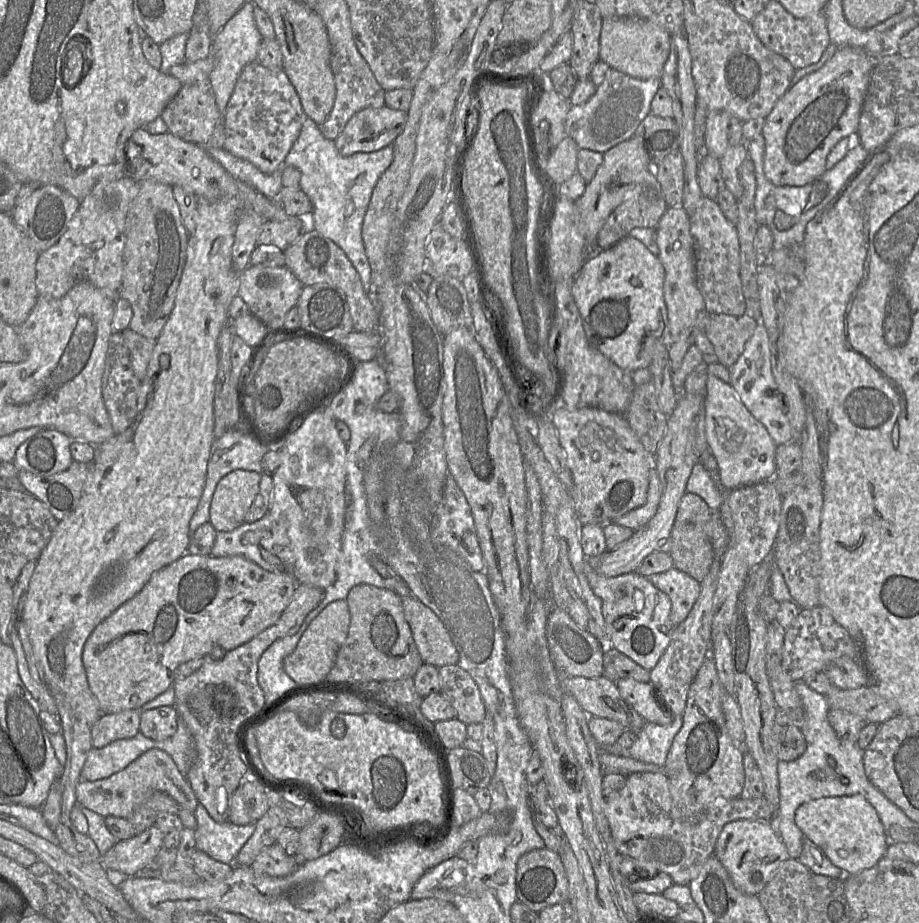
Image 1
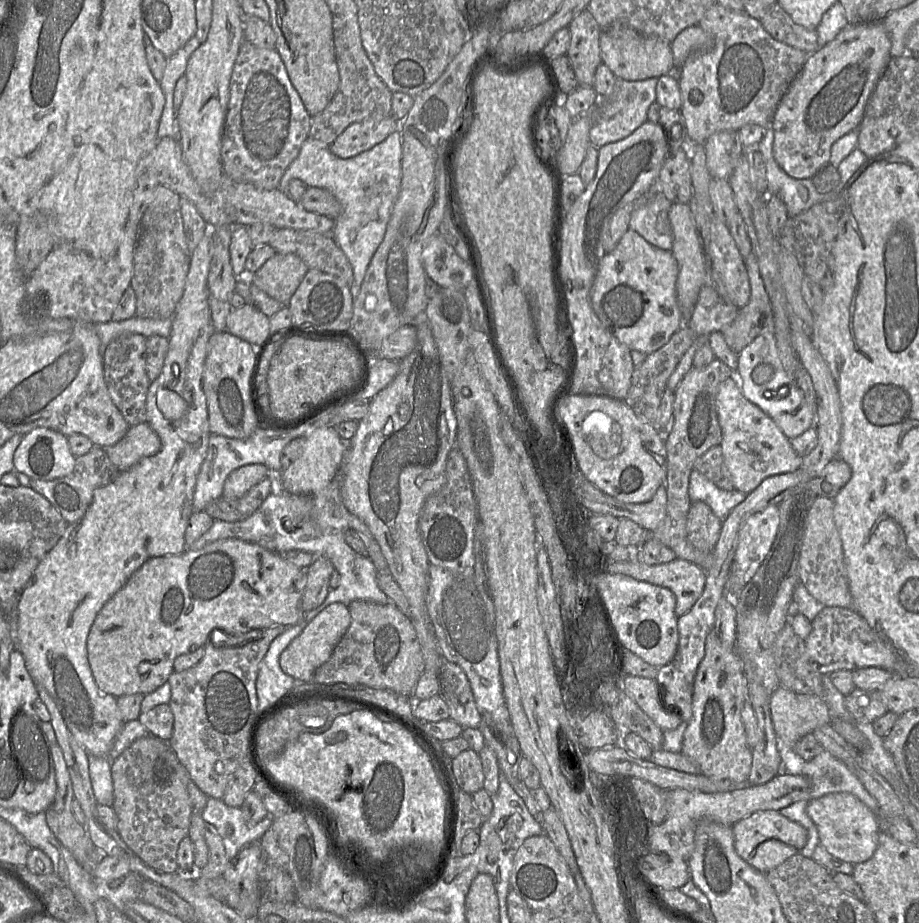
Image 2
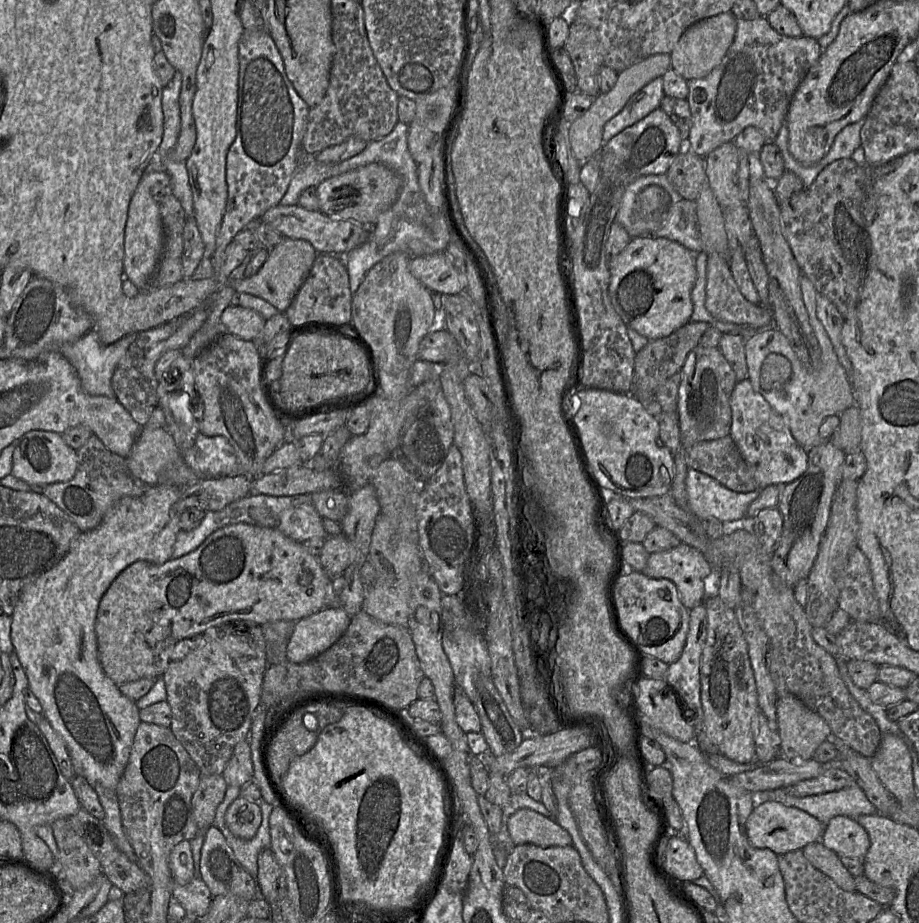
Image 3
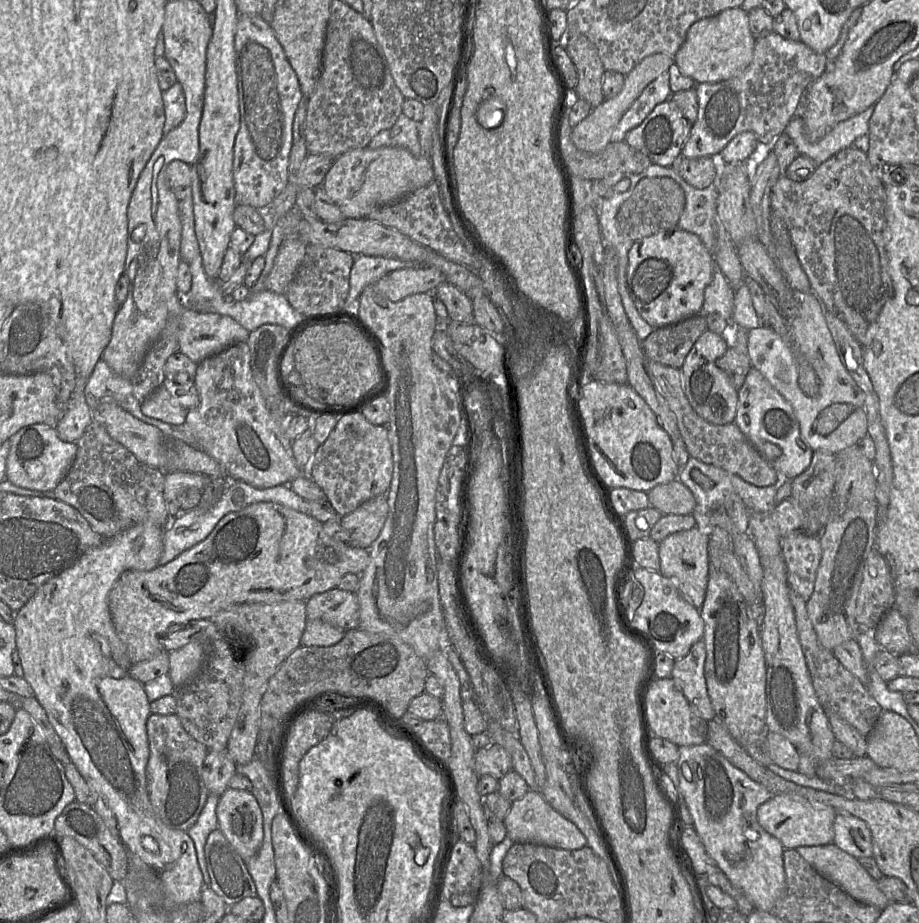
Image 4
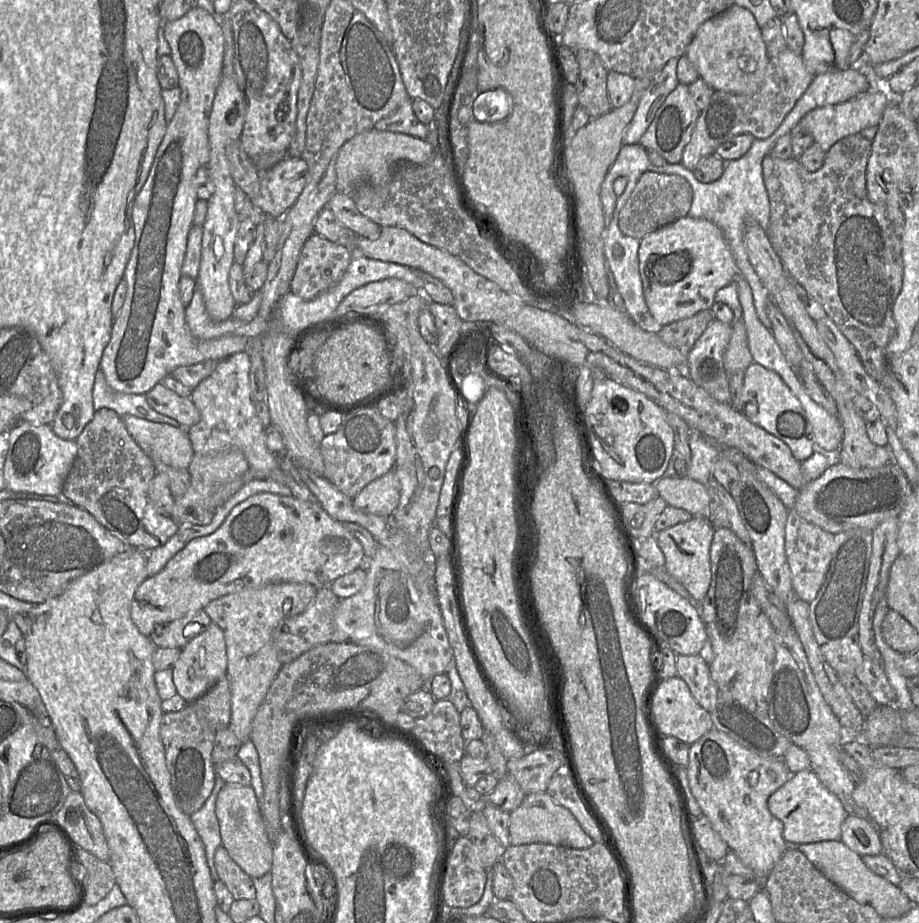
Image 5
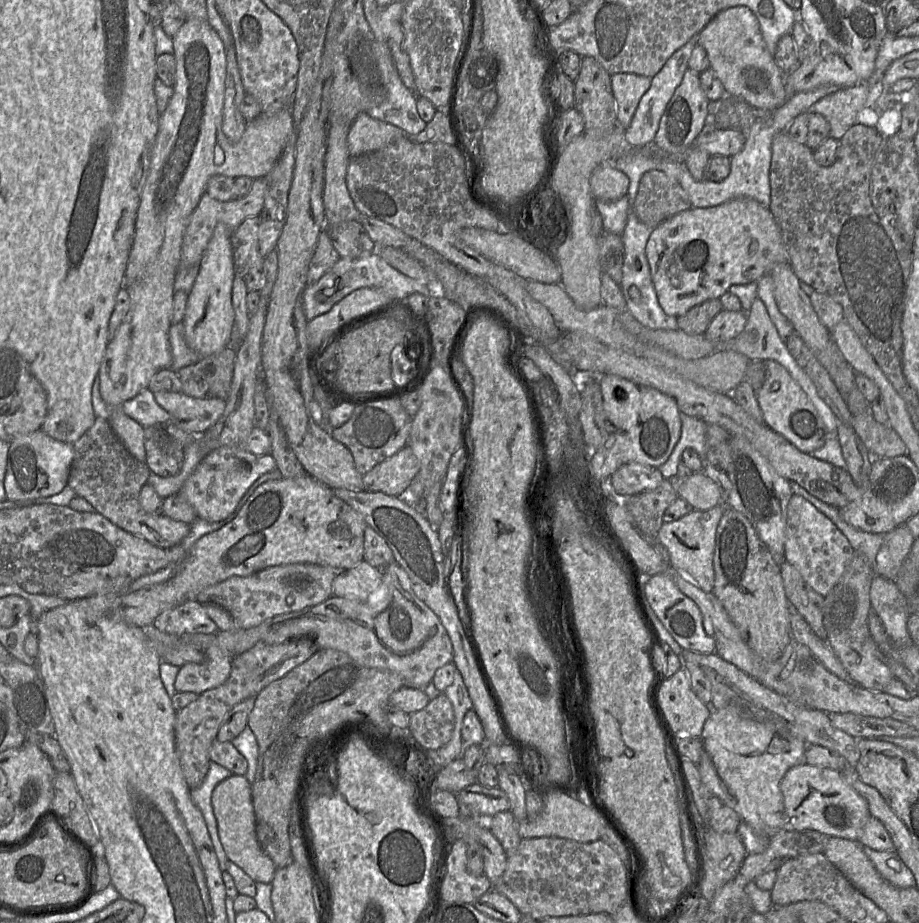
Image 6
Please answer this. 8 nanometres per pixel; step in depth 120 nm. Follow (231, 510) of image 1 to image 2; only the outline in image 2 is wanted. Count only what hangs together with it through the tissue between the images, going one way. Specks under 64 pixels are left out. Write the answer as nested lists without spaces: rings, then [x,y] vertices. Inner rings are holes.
[[[263,464],[241,466],[226,478],[221,497],[225,500],[239,499],[263,478],[271,475],[270,470]]]

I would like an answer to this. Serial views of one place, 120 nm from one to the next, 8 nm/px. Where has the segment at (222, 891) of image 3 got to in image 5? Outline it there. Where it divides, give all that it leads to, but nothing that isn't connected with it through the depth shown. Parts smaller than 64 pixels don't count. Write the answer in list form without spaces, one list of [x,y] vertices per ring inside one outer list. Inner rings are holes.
[[[223,845],[216,849],[214,862],[219,879],[226,885],[234,900],[256,898],[252,878],[230,857]]]

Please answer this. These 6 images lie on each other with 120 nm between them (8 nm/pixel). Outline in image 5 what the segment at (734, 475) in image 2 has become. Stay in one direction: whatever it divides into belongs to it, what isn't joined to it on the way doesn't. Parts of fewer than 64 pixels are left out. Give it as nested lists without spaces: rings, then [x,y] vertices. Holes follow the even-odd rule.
[[[752,362],[745,370],[739,406],[736,408],[750,422],[787,444],[798,461],[805,461],[817,450],[811,423],[799,399],[776,372]]]

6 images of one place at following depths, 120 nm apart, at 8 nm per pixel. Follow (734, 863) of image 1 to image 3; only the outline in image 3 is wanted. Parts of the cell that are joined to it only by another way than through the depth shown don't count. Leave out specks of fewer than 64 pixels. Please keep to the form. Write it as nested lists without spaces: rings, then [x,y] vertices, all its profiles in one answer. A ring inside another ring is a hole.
[[[767,801],[755,806],[746,821],[745,829],[753,847],[770,849],[778,856],[790,851],[802,850],[810,843],[821,841],[824,833],[824,825],[817,818],[777,801]]]

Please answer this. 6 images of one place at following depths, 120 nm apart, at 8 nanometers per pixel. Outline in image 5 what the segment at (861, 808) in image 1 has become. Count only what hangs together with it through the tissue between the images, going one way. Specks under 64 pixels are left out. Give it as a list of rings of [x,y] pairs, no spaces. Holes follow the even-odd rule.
[[[850,813],[842,824],[841,842],[860,856],[880,855],[881,839],[875,825],[866,818]]]

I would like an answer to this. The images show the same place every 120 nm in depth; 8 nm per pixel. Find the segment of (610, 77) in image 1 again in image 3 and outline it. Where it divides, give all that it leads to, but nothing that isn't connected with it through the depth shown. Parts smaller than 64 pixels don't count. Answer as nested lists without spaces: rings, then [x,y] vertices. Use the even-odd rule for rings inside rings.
[[[662,77],[655,78],[636,92],[624,108],[605,124],[603,144],[608,143],[625,128],[641,121],[658,108],[664,96]]]

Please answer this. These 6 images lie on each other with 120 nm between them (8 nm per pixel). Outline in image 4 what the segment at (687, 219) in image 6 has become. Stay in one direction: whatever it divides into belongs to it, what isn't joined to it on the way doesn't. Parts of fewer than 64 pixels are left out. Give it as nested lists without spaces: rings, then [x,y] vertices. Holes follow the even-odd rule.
[[[676,227],[634,242],[628,253],[627,287],[641,317],[653,328],[663,327],[701,312],[704,290],[713,277],[715,265],[713,253],[696,234]]]

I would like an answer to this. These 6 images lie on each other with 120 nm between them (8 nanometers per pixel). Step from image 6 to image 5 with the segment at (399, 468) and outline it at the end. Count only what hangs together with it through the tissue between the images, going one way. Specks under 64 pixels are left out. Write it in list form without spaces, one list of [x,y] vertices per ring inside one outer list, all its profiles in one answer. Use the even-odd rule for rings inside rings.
[[[392,469],[368,484],[354,499],[354,507],[364,513],[390,516],[400,502],[401,484]]]

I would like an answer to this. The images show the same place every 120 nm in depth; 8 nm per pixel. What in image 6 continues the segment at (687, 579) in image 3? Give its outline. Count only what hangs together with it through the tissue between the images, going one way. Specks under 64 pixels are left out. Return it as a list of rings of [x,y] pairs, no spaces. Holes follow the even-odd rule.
[[[718,504],[706,511],[694,509],[676,521],[663,522],[656,536],[656,540],[668,551],[669,563],[673,569],[691,579],[706,593],[711,592],[714,587],[713,557],[716,531],[725,508],[725,505]]]

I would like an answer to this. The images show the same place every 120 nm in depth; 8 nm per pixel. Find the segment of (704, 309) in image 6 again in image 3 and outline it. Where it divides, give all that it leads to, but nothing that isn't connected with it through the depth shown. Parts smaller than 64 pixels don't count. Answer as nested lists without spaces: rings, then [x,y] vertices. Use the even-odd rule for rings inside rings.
[[[689,321],[686,324],[684,324],[682,327],[680,327],[677,330],[675,330],[674,332],[672,332],[670,335],[668,335],[666,337],[649,340],[648,343],[646,344],[646,346],[644,346],[640,351],[635,353],[634,373],[633,373],[633,381],[631,383],[631,393],[626,393],[626,394],[633,395],[640,402],[652,401],[654,397],[656,398],[656,391],[657,391],[658,387],[661,386],[670,376],[672,376],[676,372],[681,371],[681,368],[682,368],[682,366],[683,366],[683,364],[685,362],[685,359],[687,358],[688,354],[690,353],[690,351],[692,351],[692,349],[696,345],[698,345],[698,343],[700,341],[700,338],[702,337],[702,335],[705,332],[705,330],[709,327],[709,325],[710,324],[708,324],[707,322],[704,322],[704,321]]]

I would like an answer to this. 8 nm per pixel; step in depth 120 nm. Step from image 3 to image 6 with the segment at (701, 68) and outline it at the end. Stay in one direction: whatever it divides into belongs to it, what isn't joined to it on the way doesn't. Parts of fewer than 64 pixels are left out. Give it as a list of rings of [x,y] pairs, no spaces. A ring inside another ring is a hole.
[[[746,6],[721,10],[698,33],[698,43],[708,56],[709,68],[724,86],[726,95],[759,109],[776,110],[787,99],[784,73],[775,64],[762,37],[759,22]]]

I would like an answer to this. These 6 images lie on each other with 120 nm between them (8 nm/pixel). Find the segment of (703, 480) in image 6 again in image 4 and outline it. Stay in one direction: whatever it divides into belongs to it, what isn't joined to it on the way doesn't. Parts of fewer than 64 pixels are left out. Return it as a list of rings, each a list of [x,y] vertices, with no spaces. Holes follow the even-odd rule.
[[[678,479],[659,484],[647,492],[649,506],[664,514],[692,514],[696,502],[692,492]]]

